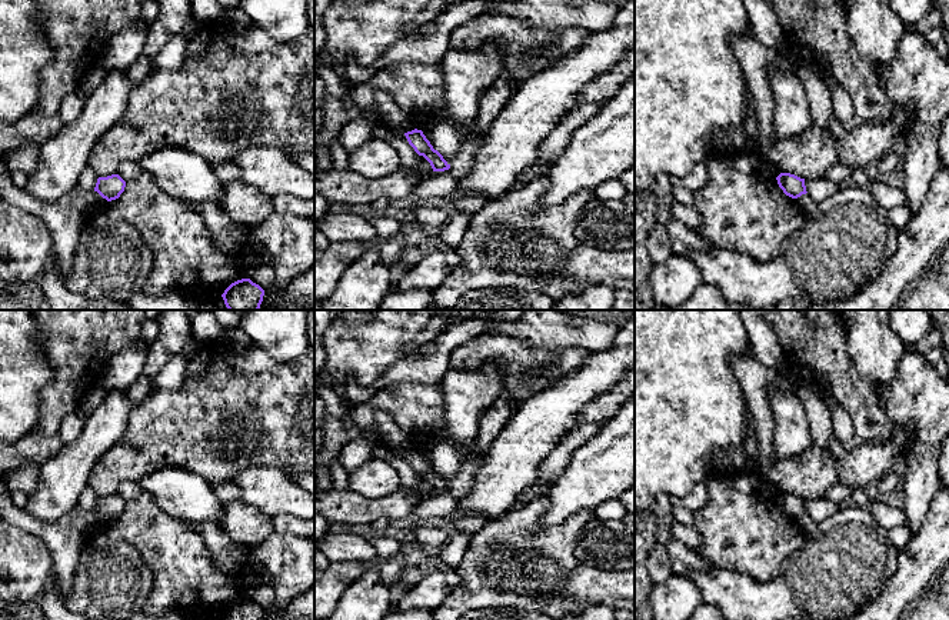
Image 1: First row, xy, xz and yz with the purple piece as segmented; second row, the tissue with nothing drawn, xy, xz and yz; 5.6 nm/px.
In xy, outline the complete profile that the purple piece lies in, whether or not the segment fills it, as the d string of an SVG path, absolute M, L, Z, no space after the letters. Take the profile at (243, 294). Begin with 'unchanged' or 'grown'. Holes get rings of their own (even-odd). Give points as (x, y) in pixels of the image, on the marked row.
unchanged; M250 279L232 283L222 294L229 310L259 310L264 290Z

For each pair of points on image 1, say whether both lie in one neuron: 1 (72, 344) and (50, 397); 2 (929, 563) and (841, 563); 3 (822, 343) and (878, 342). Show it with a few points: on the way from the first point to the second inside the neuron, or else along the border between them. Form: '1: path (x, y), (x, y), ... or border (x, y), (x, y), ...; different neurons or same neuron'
1: path (72, 357), (72, 376), (63, 384); same neuron
2: border (899, 552), (896, 570), (879, 592); different neurons
3: border (845, 324), (846, 352), (853, 367), (861, 374); different neurons

